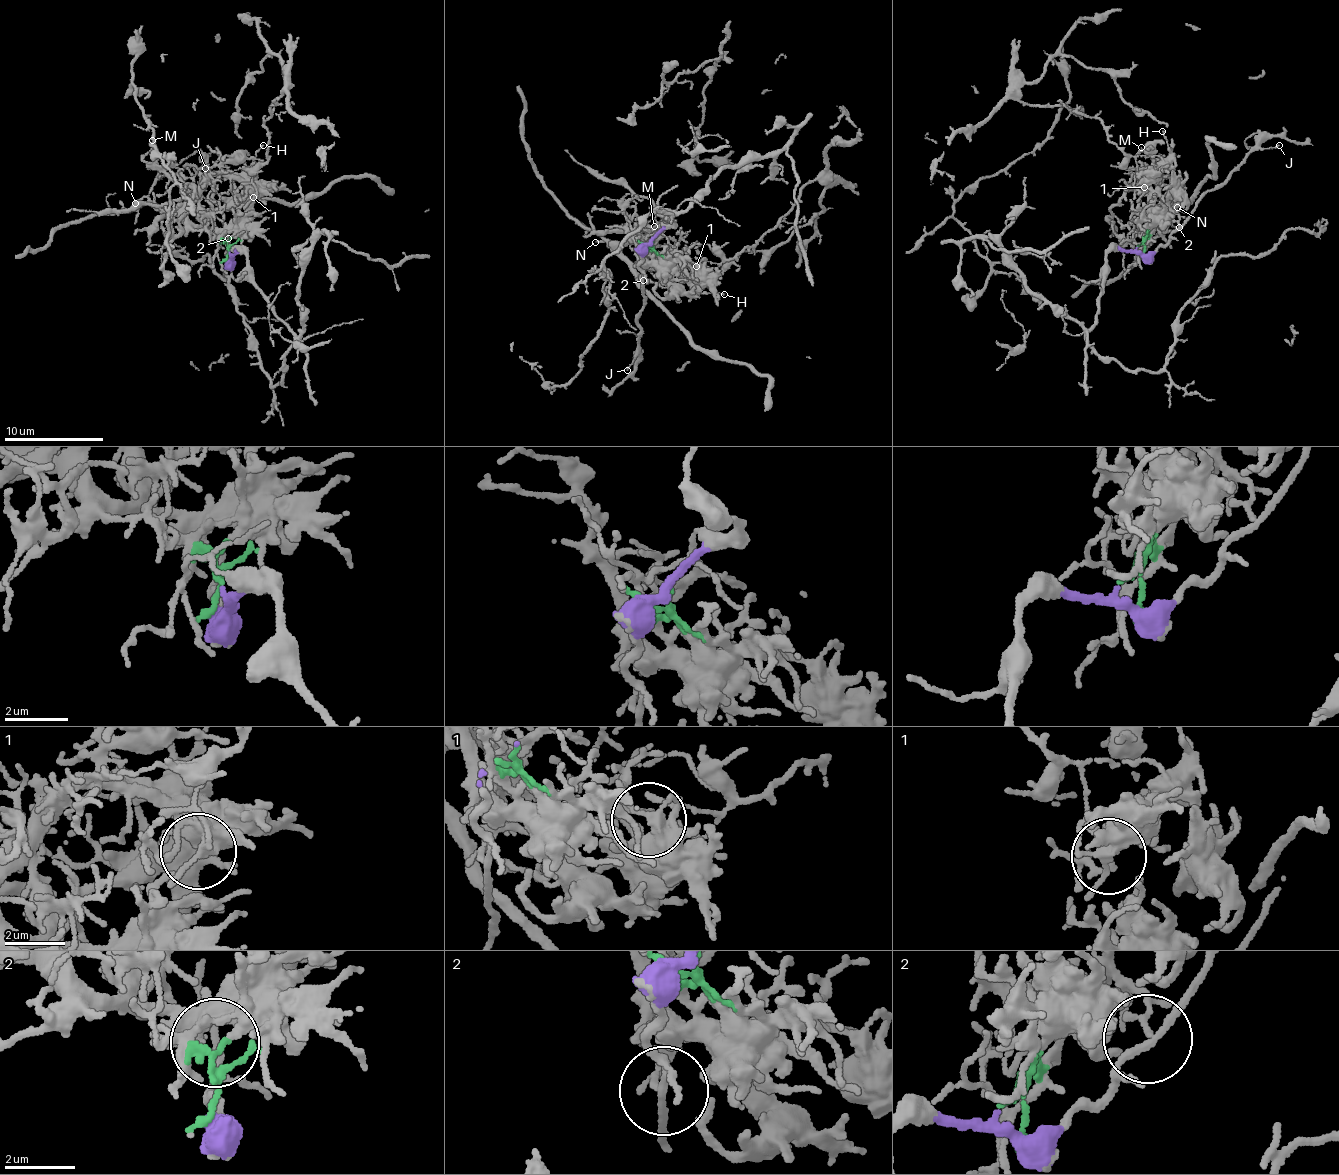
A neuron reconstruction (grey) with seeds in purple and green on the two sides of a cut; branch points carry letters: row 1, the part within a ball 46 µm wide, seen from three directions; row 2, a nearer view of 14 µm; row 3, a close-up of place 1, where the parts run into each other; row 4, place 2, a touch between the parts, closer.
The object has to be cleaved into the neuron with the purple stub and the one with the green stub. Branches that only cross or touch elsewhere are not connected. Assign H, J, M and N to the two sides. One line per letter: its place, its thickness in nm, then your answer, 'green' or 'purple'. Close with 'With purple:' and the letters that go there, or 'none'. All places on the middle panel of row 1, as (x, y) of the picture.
H: place (724, 294); calibre 110 nm; green
J: place (627, 370); calibre 130 nm; purple
M: place (654, 226); calibre 120 nm; green
N: place (595, 242); calibre 150 nm; green
With purple: J

